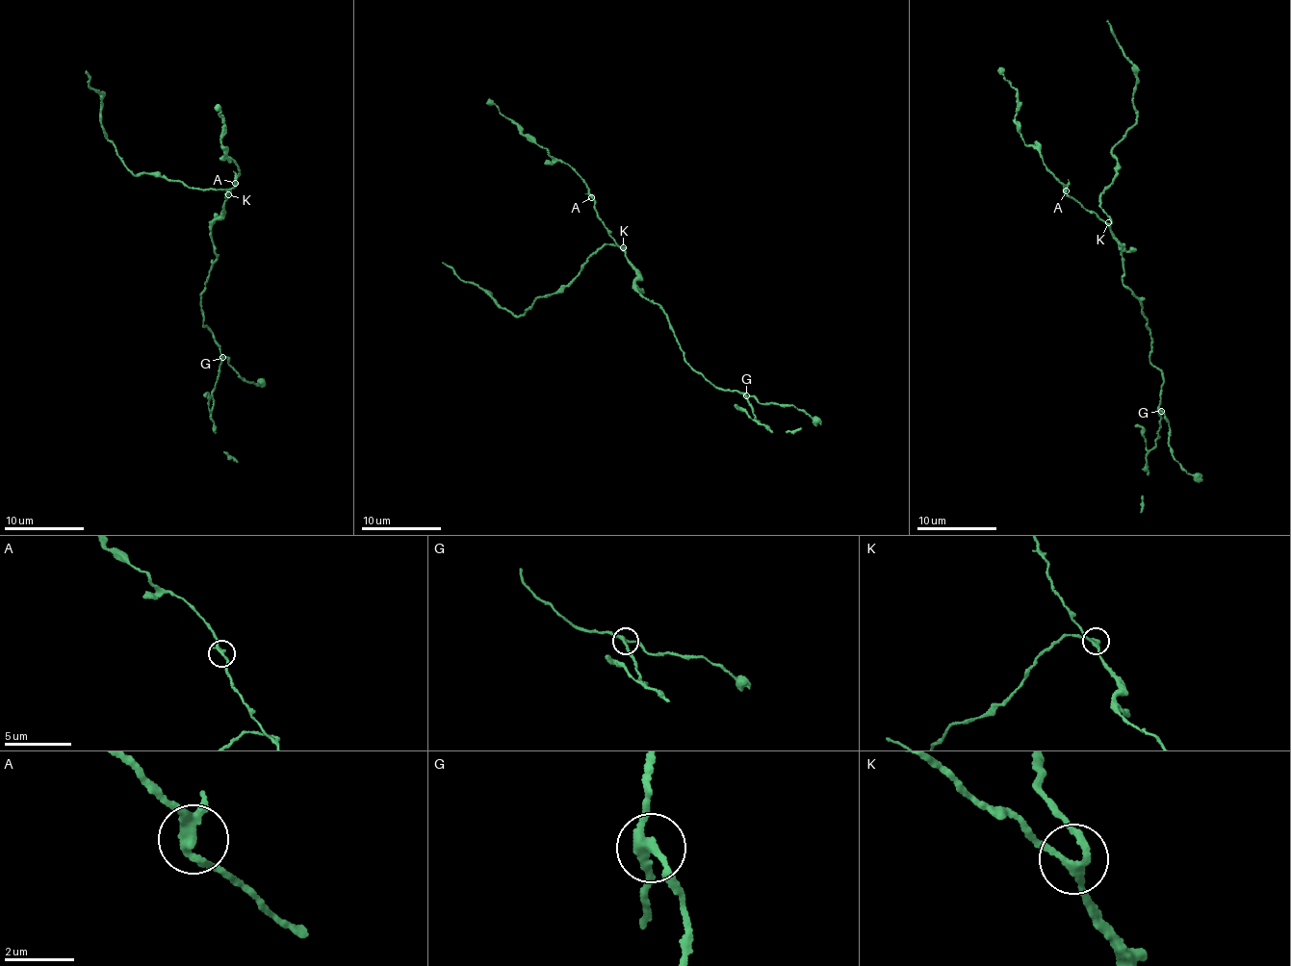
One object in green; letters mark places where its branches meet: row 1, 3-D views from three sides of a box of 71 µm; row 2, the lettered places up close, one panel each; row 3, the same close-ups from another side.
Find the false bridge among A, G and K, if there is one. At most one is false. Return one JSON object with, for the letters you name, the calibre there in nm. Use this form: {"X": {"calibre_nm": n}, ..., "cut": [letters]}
{"G": {"calibre_nm": 200}, "cut": ["G"]}

